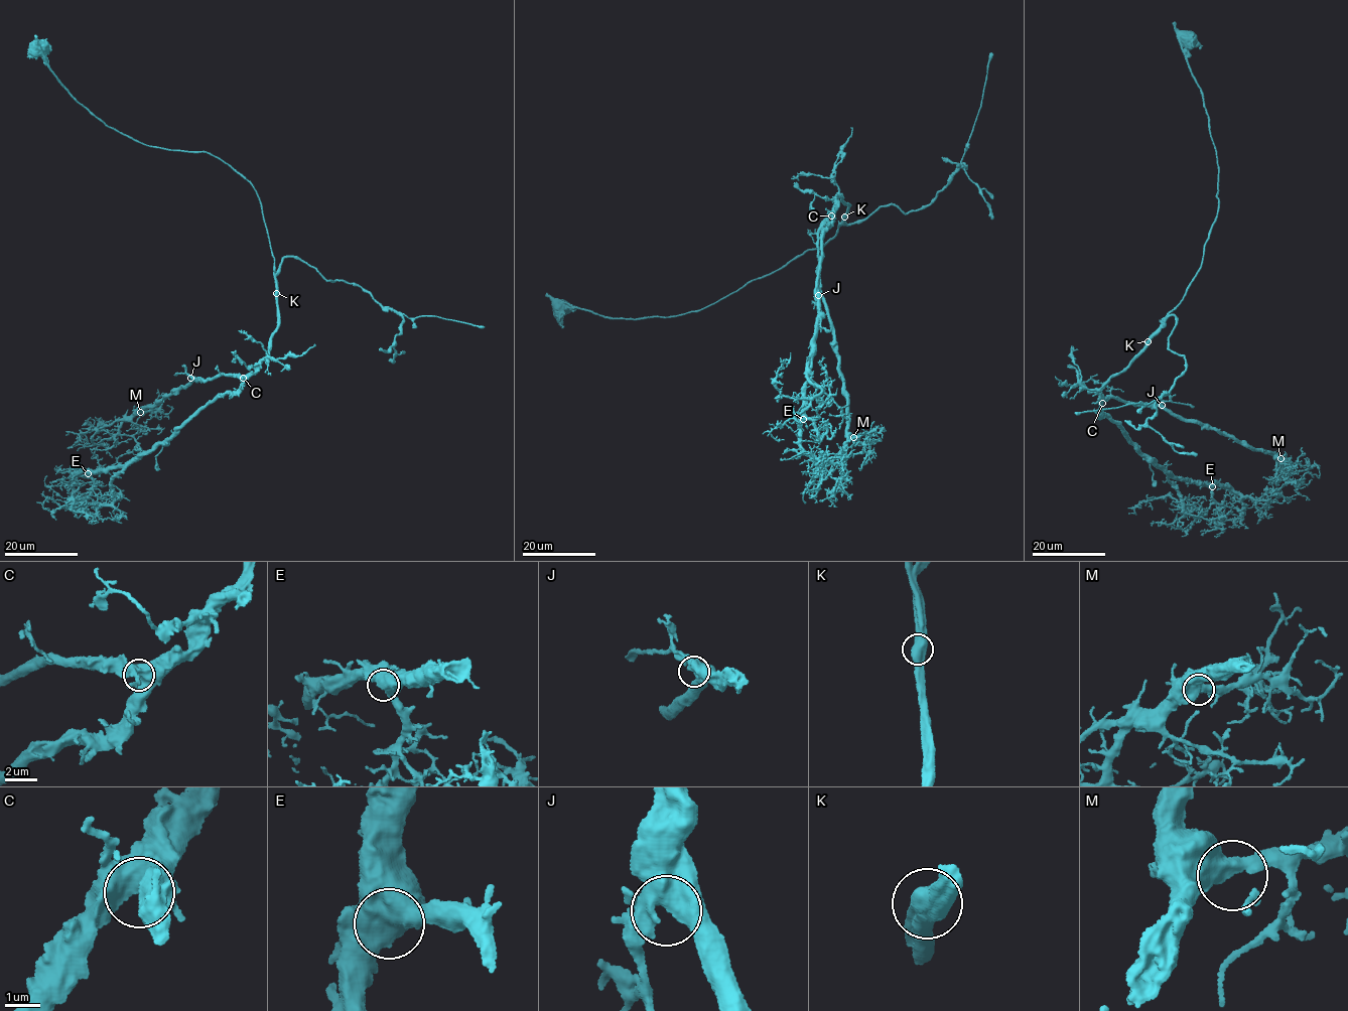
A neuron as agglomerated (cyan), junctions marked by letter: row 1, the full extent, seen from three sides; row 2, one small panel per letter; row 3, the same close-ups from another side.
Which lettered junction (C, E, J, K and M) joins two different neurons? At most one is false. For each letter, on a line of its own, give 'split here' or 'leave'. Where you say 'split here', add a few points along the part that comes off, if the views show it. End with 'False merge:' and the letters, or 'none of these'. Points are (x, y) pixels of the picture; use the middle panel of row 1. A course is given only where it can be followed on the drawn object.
C: leave
E: leave
J: leave
K: leave
M: leave
False merge: none of these

